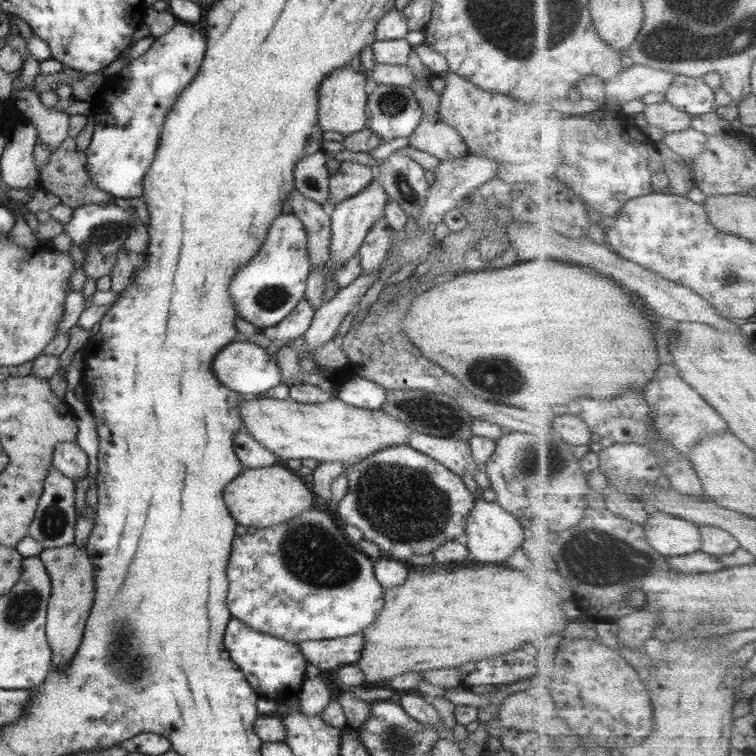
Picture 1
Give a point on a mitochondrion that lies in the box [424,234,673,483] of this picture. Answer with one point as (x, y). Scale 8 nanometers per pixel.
(499, 379)

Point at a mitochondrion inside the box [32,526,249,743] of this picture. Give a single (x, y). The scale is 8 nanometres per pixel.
(124, 659)

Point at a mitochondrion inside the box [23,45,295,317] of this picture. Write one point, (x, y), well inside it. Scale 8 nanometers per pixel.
(104, 233)

